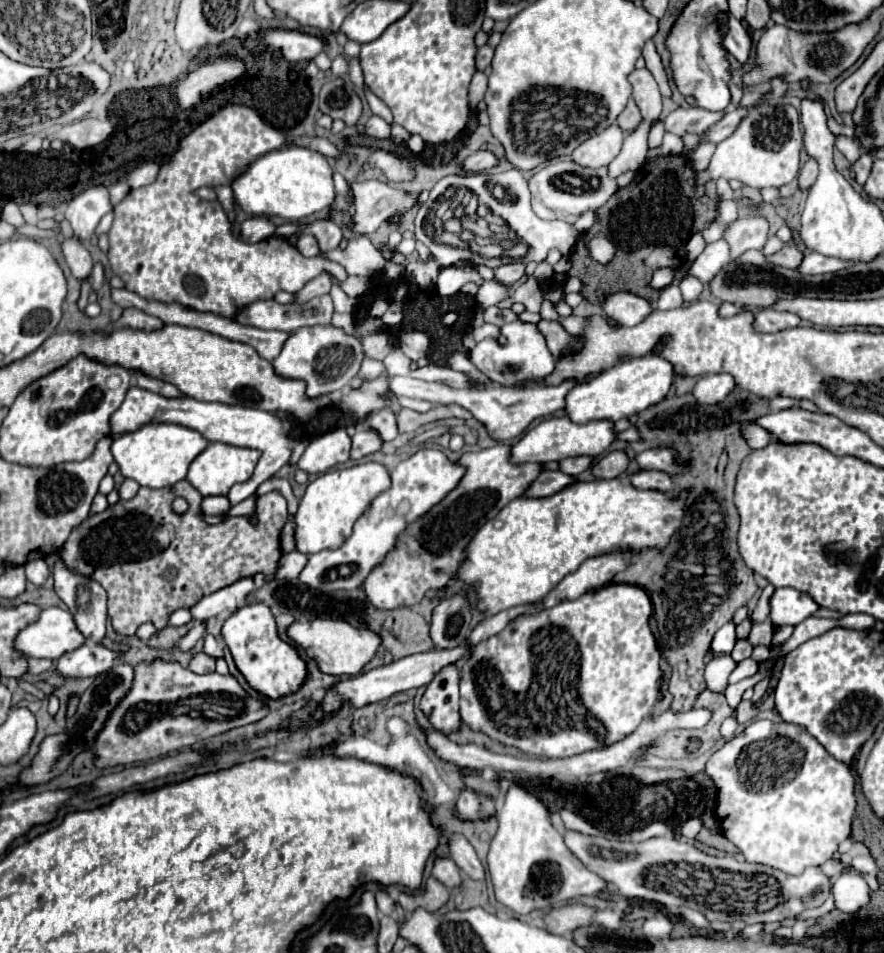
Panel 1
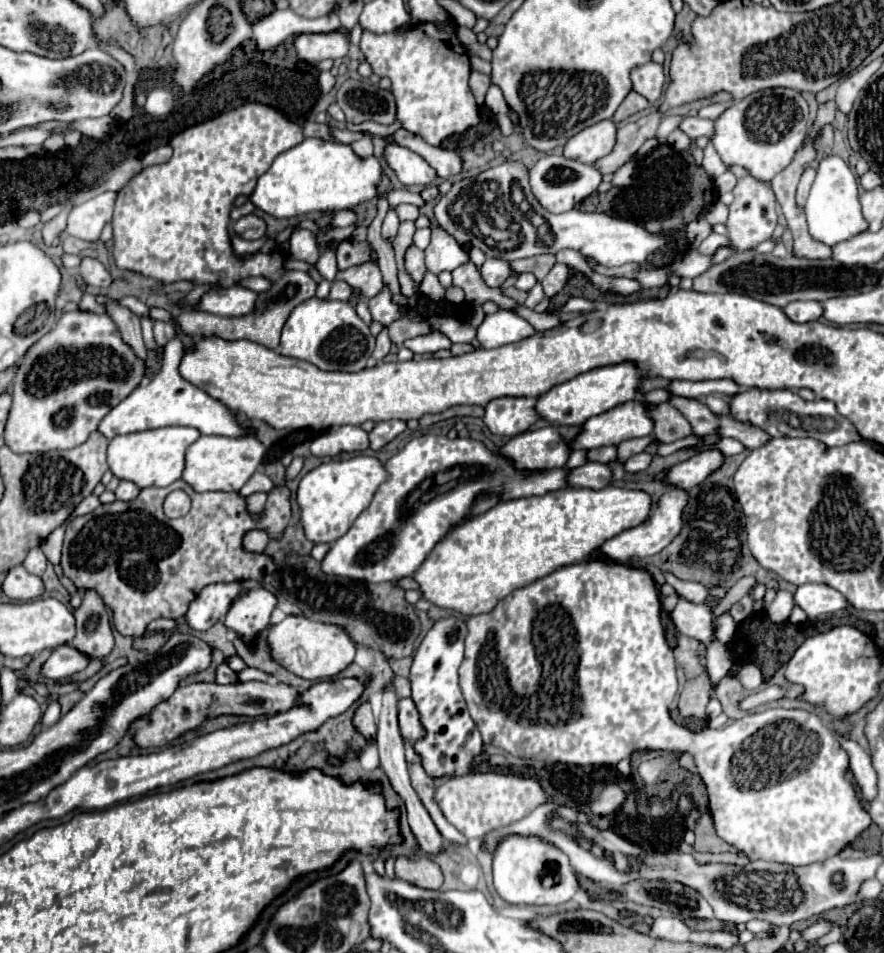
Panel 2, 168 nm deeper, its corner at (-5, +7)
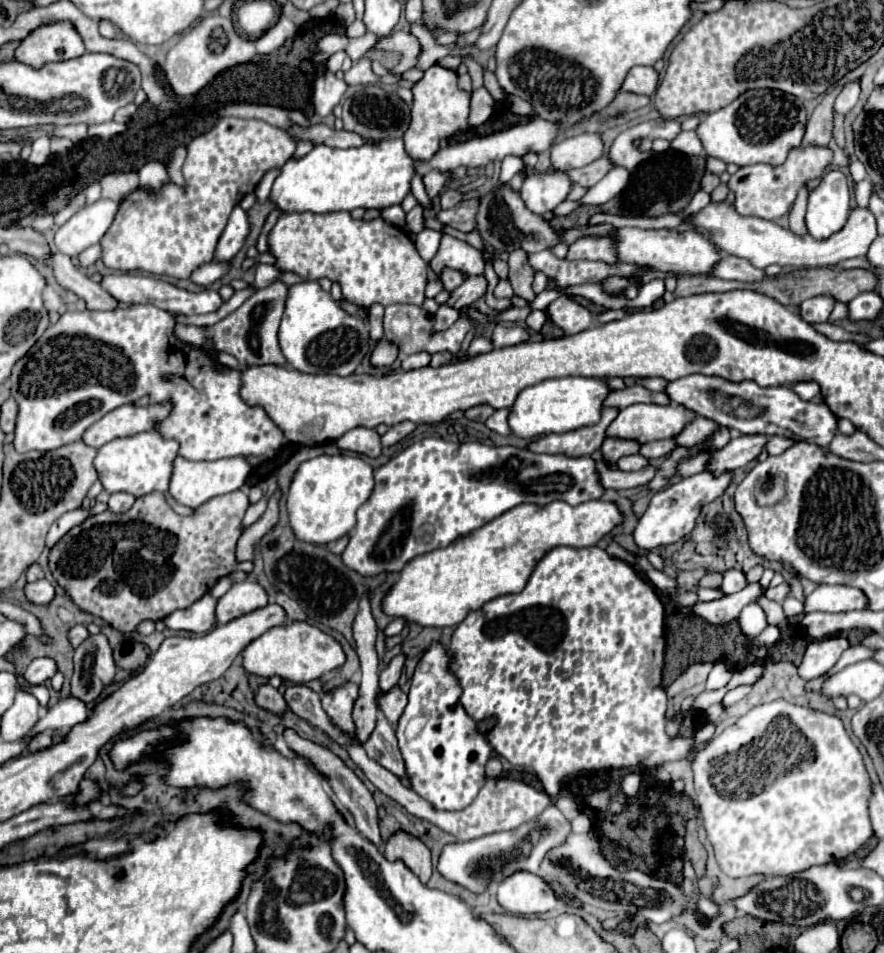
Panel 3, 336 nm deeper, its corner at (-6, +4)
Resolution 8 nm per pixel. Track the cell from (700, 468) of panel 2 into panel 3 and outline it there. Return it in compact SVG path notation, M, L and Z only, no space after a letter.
M743 435L731 439L723 449L713 451L711 459L707 461L705 471L713 475L721 475L725 471L735 471L745 467L751 459L755 459L763 451L763 443L767 439L761 435Z

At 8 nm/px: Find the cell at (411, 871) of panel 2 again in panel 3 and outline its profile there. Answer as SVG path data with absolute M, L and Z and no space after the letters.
M399 831L385 843L383 853L389 861L403 861L421 879L421 883L427 883L431 879L431 851L417 837Z

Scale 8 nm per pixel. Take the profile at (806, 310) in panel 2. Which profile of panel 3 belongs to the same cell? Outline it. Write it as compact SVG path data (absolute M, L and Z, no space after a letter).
M815 297L815 299L807 299L799 305L799 313L801 319L815 325L815 323L825 323L833 311L835 301L831 297Z

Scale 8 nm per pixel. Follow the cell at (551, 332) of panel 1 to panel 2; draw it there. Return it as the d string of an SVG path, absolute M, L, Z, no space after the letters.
M474 262L462 264L452 272L452 284L462 288L466 292L466 302L476 306L476 304L484 304L486 300L494 300L496 304L500 304L502 310L512 310L516 306L514 300L506 298L500 294L498 288L488 288L480 276L480 272L476 270Z

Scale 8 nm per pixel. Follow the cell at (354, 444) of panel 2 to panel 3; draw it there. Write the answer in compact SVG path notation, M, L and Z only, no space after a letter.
M355 427L355 429L347 431L343 437L339 437L335 441L335 445L343 451L355 451L355 453L361 453L367 457L381 455L379 435L373 429L365 429L365 427Z

